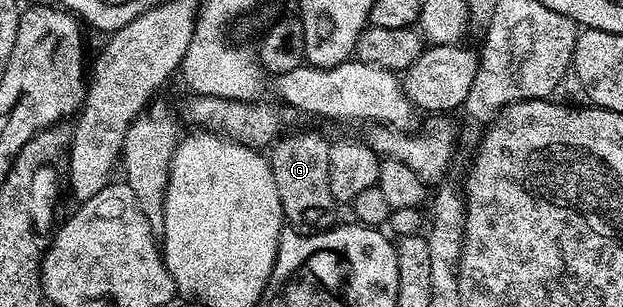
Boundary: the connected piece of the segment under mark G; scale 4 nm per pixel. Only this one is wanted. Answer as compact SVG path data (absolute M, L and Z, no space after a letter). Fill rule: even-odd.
M311 129L289 133L280 136L269 149L273 183L277 183L277 195L281 195L283 220L300 231L330 229L337 221L337 202L333 187L329 187L329 151L332 142Z

